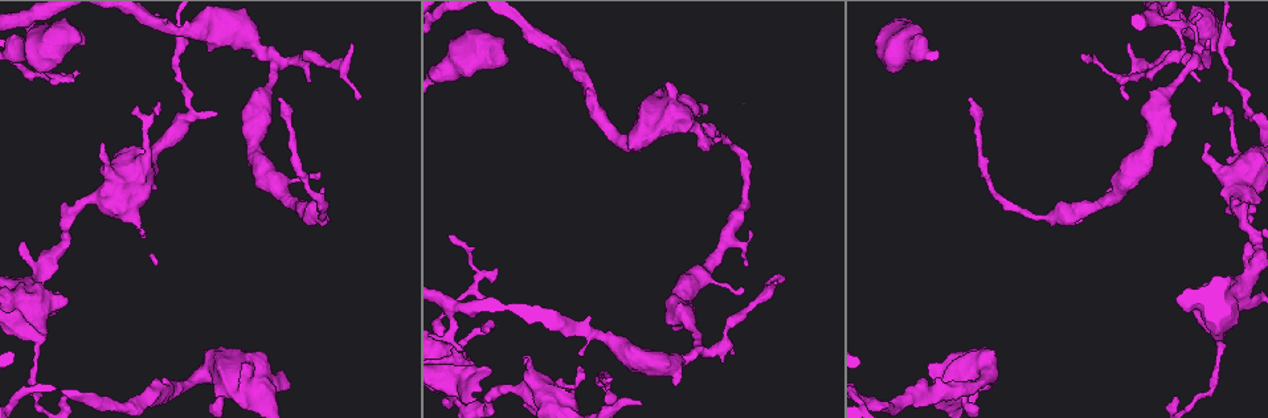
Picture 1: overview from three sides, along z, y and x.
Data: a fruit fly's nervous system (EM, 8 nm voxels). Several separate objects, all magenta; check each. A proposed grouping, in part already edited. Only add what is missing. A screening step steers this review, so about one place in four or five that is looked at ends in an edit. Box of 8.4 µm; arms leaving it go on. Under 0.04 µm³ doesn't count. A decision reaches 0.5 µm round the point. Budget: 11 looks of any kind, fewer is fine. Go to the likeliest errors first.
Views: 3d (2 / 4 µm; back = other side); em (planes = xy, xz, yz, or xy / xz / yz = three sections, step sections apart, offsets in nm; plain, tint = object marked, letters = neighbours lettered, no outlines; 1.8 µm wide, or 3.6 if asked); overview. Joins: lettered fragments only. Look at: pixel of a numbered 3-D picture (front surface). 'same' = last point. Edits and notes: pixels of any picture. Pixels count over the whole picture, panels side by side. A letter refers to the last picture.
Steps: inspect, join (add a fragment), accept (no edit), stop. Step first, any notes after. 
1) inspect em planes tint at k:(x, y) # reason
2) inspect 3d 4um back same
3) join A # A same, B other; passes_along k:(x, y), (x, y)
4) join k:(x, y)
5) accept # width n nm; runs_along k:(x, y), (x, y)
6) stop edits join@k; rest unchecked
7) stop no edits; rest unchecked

inspect em yz step 8 letters at 1:(968, 100) # branch stops here

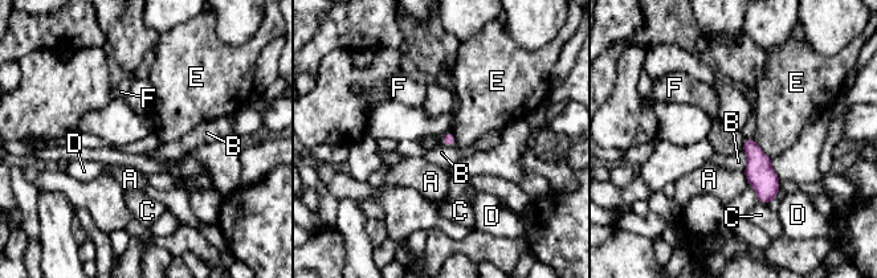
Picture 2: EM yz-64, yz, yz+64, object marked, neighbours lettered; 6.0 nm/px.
accept # width 80 nm; A other, B other, C other, D other, E other, F other; border 2:(745, 138), (741, 148); none of them fits

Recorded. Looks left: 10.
inspect em xy step 8 tint at 1:(1181, 43) # thick turns thin

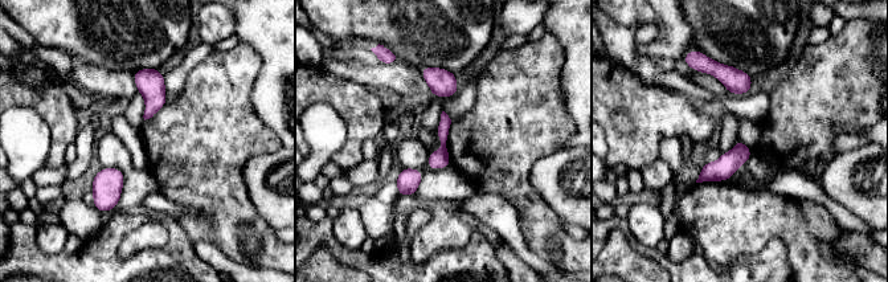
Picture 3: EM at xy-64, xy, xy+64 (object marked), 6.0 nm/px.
inspect em planes tint same # another direction

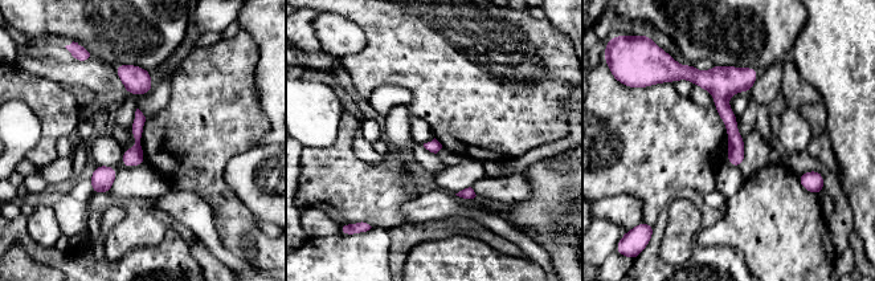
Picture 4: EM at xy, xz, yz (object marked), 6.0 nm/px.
inspect em planes letters same

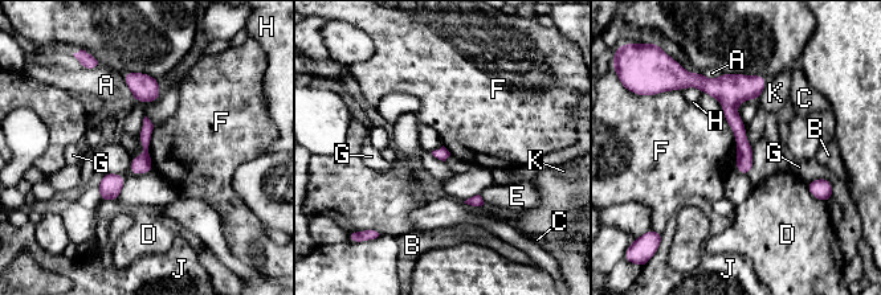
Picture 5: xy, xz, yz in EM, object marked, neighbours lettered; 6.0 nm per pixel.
accept # A other, B other, C other, D other, E other, F other, G other, H other, J other, K other; border 5:(154, 126), (150, 140), (153, 169); none of them fits

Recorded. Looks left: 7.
inspect em planes letters at 1:(242, 32) # thick turns thin

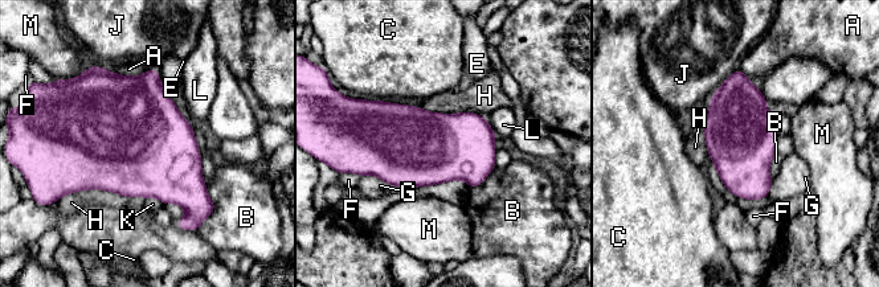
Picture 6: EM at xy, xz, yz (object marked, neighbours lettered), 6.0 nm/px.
accept # width 440 nm; A other, B other, C other, E other, F other, G other, H other, J other, K other, L other, M other; border 6:(68, 193), (105, 189), (129, 199); no lettered fragment goes on from it

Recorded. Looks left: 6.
inspect em 3.6um xy step 16 tint at 1:(464, 380) # a narrow waist

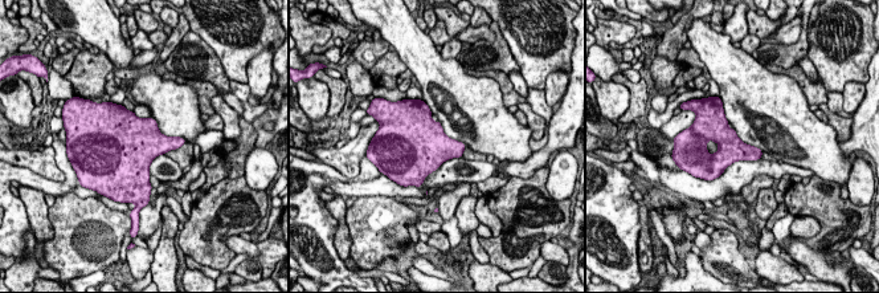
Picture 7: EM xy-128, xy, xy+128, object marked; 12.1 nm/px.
inspect em 3.6um planes tint same

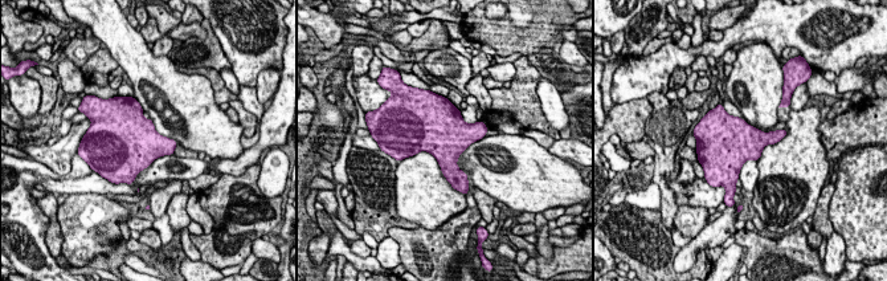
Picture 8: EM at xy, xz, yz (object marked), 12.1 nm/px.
inspect em 3.6um planes letters same # see the neighbours

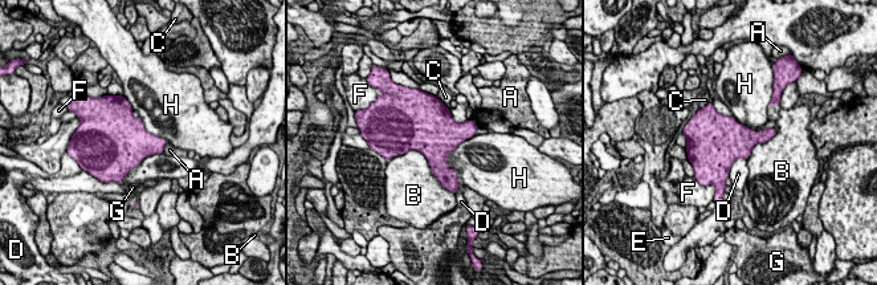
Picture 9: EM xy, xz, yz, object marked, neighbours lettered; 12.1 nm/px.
accept # A other, B other, C other, D other, E other, F other, G other, H other; border 9:(476, 134), (447, 159), (457, 180); none of them fits

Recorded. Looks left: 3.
stop no edits; rest unchecked

